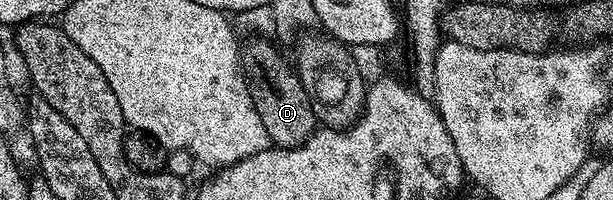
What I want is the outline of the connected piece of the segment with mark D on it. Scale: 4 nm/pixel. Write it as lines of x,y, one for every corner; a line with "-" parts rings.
253,39
243,53
243,72
249,82
249,94
255,103
255,111
259,111
259,119
263,119
263,127
267,127
267,135
274,146
293,149
302,145
318,128
319,122
311,99
301,85
297,70
289,65
268,45
268,40

